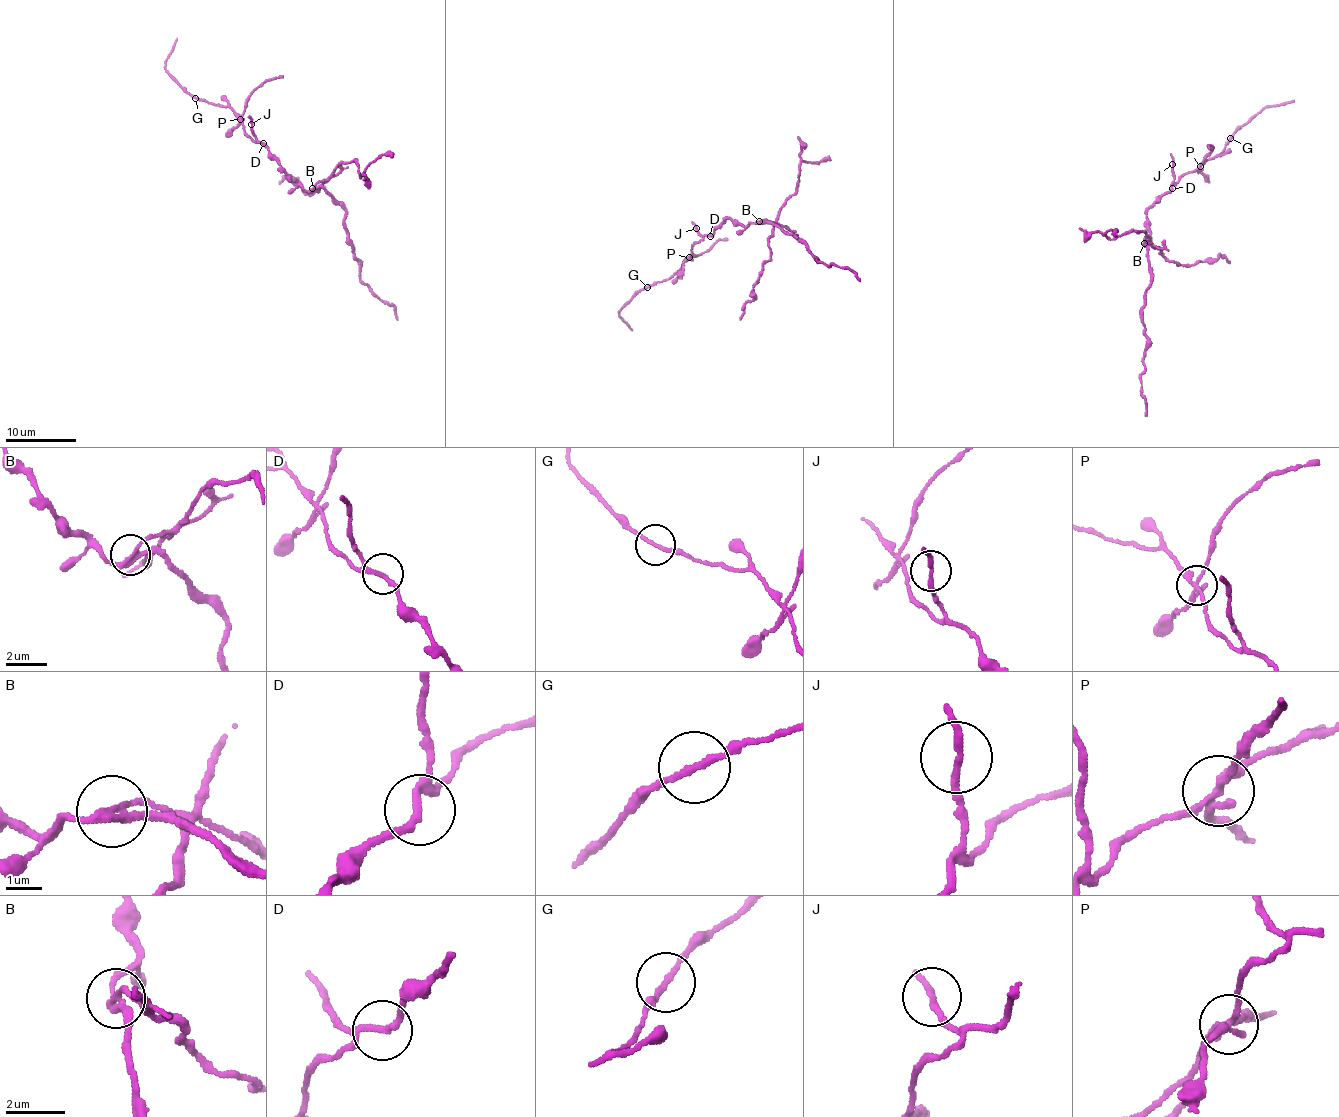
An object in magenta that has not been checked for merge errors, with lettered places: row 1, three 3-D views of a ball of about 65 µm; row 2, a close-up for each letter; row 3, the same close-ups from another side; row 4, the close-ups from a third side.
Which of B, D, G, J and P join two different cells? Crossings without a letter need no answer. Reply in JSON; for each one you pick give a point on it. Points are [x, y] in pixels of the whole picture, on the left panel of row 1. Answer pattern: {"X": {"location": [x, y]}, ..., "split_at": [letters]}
{"B": {"location": [312, 188]}, "G": {"location": [195, 98]}, "P": {"location": [240, 119]}, "split_at": ["B", "G", "P"]}

